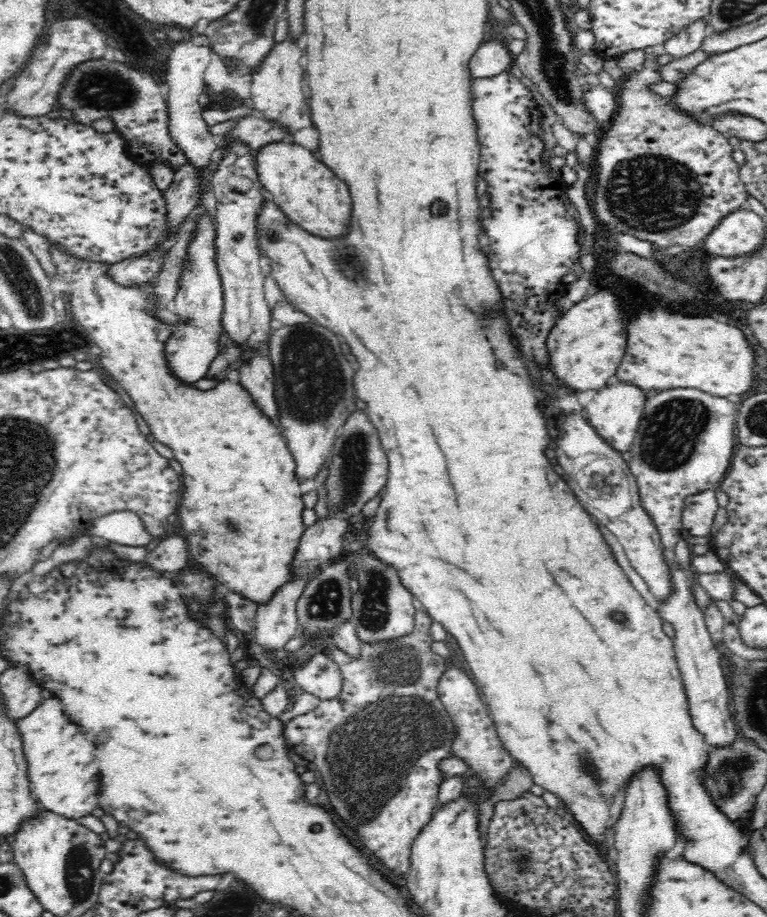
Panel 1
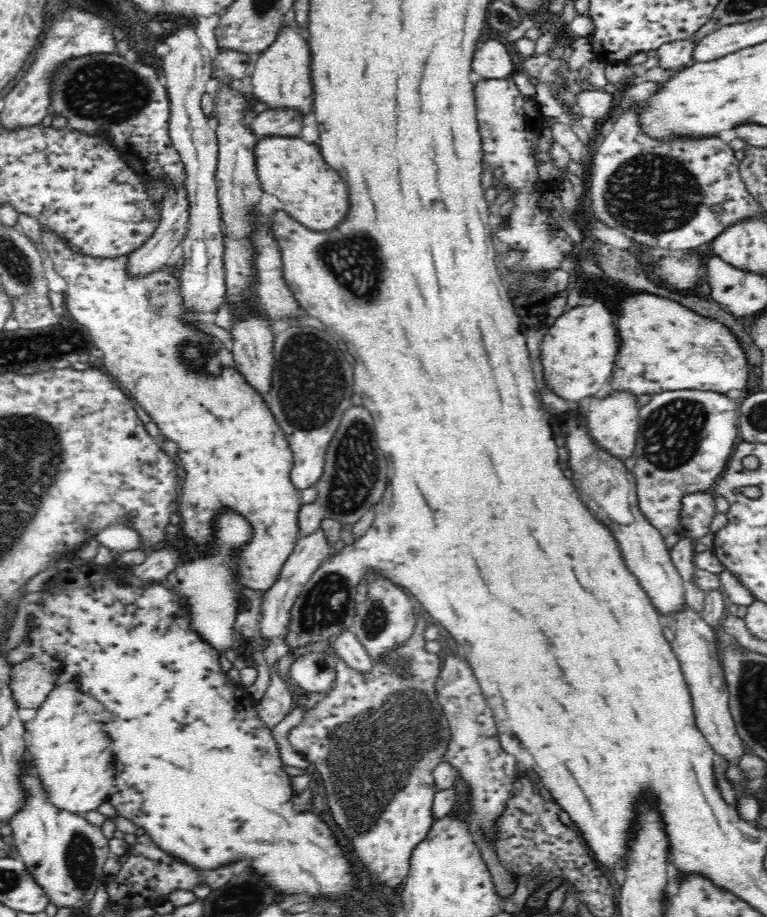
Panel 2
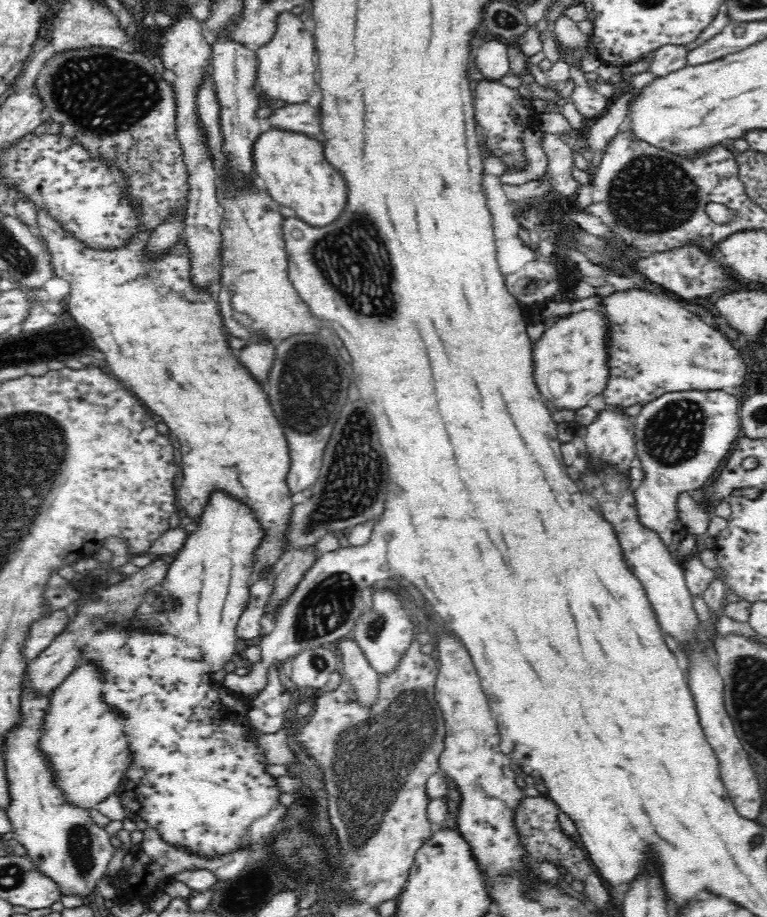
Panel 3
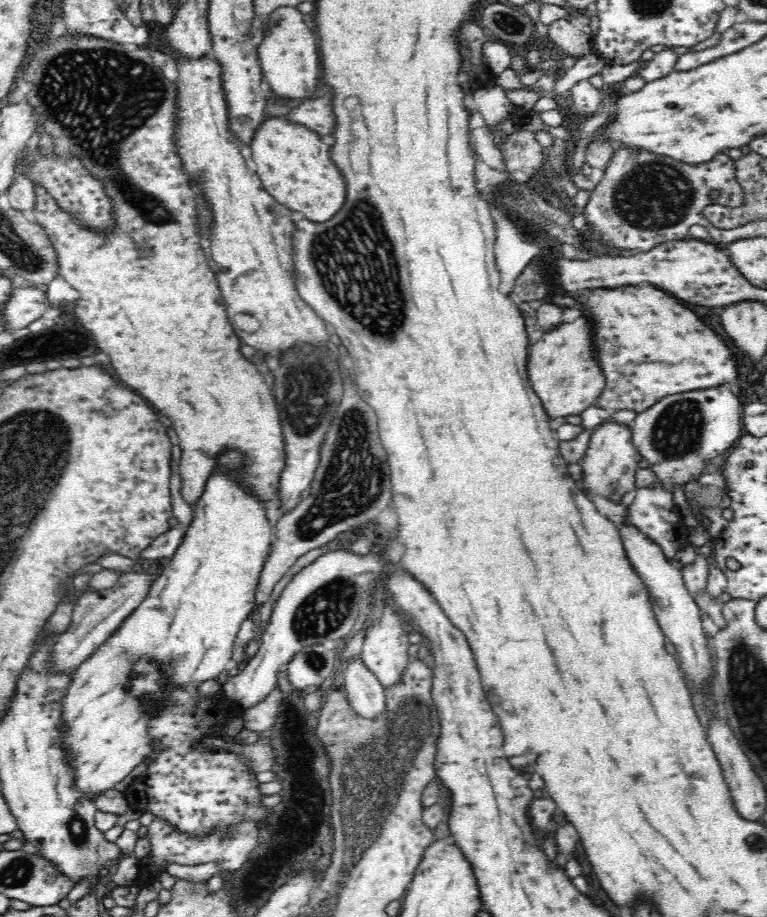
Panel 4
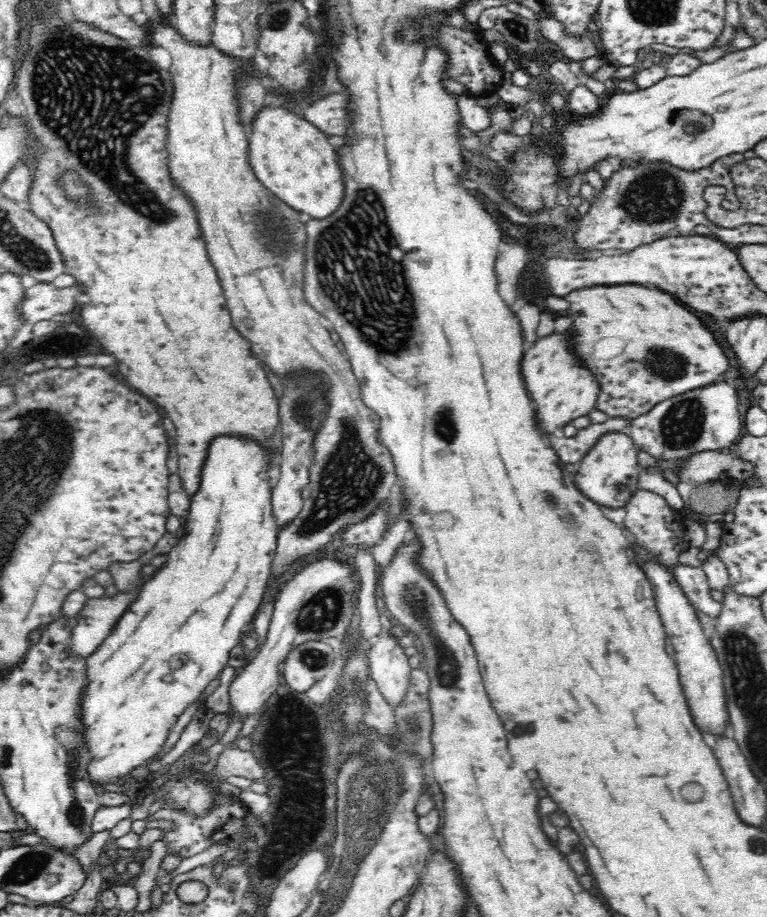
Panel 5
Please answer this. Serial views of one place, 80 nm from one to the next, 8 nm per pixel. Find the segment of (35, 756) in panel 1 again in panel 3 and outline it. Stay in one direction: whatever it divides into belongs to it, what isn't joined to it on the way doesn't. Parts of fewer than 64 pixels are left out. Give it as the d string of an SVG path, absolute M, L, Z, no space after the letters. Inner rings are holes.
M92 666L76 668L68 678L49 695L48 708L39 721L38 752L51 770L52 785L63 796L63 801L74 808L94 809L120 785L126 768L126 740L118 732L116 716L100 700L98 674Z

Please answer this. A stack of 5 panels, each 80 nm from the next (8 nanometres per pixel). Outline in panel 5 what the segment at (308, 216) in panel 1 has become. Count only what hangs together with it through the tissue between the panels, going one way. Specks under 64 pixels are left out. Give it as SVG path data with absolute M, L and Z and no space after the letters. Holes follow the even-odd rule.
M268 104L257 114L253 127L248 132L249 163L260 182L276 198L285 202L298 213L306 212L314 220L324 220L338 210L344 200L345 184L341 168L337 163L337 153L328 142L328 135L320 132L312 123L298 116L283 105Z

